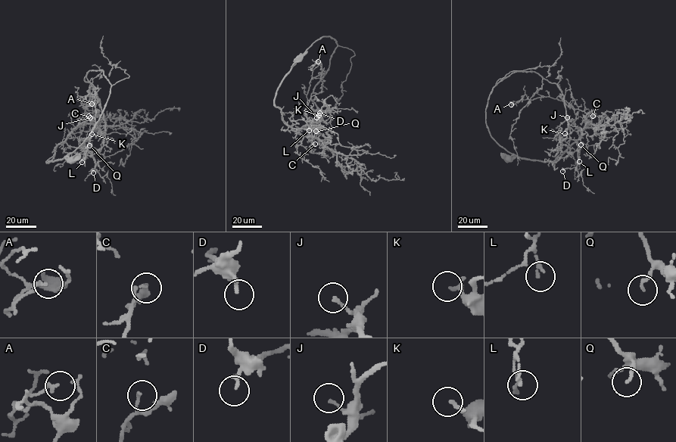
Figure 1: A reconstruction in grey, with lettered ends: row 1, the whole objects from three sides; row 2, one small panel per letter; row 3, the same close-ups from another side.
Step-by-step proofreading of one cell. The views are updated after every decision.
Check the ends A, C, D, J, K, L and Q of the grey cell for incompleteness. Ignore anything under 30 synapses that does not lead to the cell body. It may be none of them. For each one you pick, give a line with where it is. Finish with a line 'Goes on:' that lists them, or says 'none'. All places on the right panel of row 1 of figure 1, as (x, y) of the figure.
D: place (562, 171)
Goes on: D

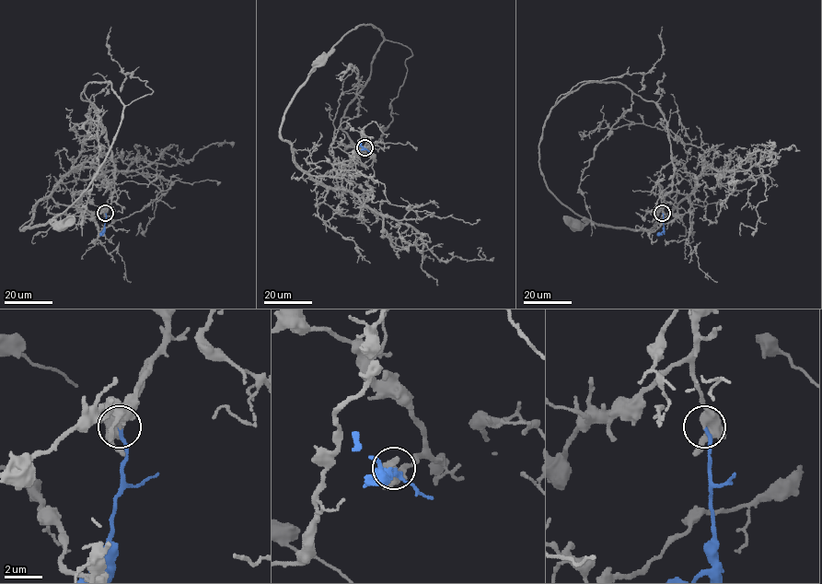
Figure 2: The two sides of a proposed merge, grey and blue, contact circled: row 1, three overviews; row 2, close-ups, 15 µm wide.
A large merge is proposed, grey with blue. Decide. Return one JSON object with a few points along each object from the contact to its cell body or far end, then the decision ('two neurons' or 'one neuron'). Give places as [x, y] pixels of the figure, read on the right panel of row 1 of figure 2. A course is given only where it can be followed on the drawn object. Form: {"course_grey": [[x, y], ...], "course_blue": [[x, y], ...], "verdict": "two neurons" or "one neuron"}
{"course_grey": [[662, 213], [674, 165], [667, 129], [659, 122], [658, 128], [703, 149], [696, 187], [649, 229], [574, 225]], "course_blue": [[662, 213], [663, 230], [656, 234]], "verdict": "one neuron"}

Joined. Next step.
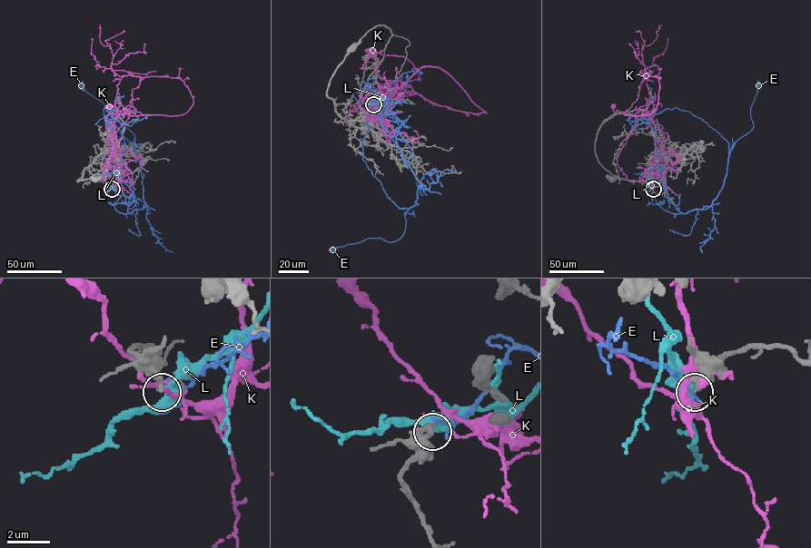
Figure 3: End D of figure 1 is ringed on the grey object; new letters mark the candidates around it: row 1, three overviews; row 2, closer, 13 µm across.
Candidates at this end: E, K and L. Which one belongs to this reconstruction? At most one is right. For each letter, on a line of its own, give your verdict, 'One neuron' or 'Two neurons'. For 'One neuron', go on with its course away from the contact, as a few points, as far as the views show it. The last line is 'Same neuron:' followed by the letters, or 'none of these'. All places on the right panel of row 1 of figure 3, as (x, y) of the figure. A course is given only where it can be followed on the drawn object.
E: Two neurons
K: Two neurons
L: Two neurons
Same neuron: none of these

